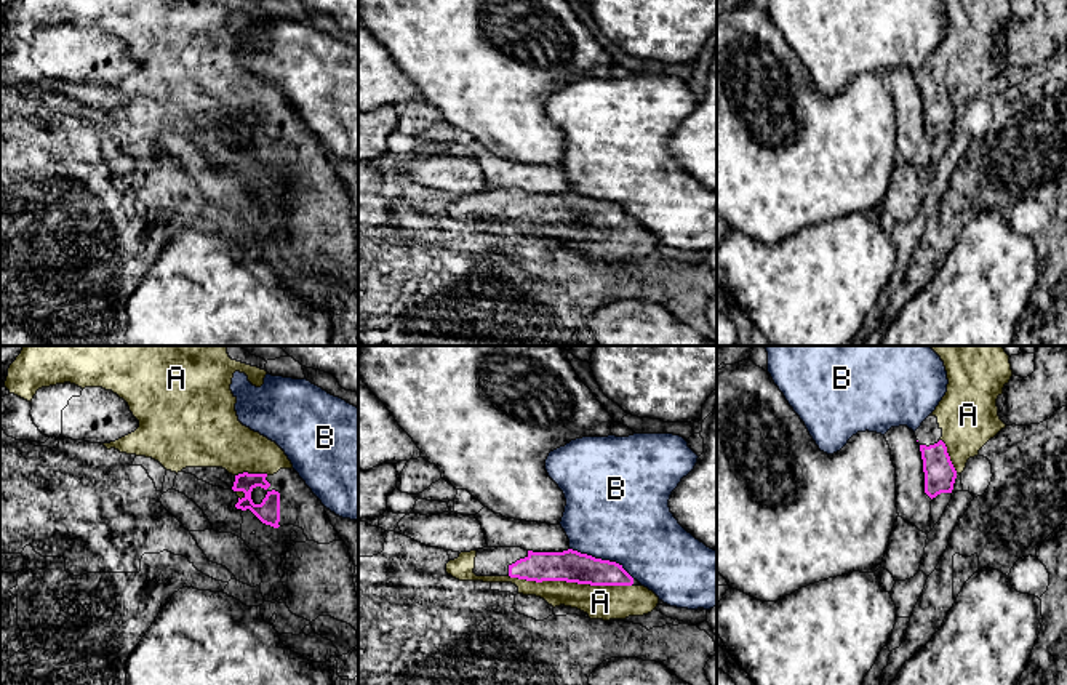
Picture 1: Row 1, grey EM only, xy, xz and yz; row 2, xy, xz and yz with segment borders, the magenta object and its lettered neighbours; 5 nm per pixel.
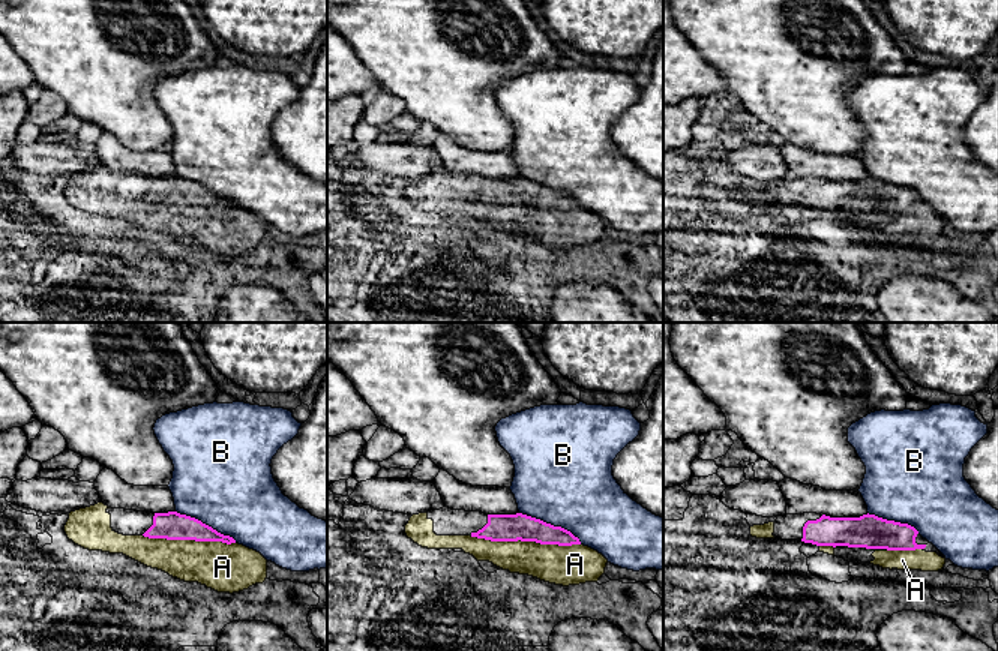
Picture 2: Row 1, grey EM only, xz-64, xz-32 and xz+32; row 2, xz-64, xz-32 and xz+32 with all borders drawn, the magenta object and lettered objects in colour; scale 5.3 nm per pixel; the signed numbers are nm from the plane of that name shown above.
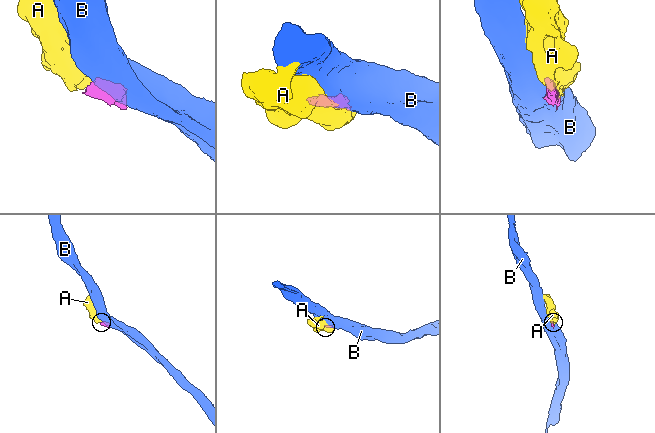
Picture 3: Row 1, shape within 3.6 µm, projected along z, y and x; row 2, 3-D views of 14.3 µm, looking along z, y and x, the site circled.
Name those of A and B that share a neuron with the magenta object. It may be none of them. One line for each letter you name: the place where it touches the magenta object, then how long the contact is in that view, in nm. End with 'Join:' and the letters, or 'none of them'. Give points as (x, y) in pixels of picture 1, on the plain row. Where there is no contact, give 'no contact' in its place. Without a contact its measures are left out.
A: xz (570, 223) | 600 nm
Join: A

